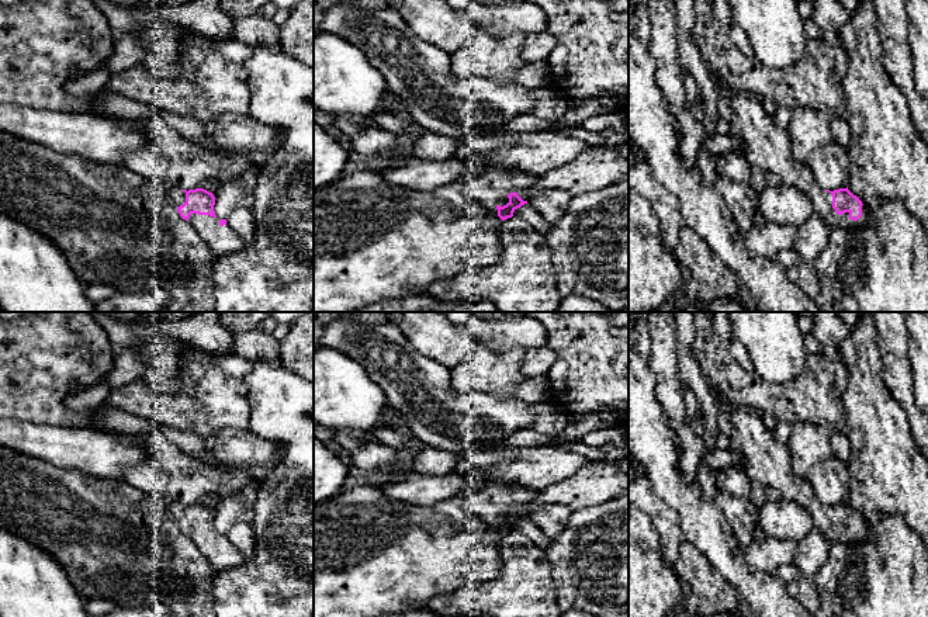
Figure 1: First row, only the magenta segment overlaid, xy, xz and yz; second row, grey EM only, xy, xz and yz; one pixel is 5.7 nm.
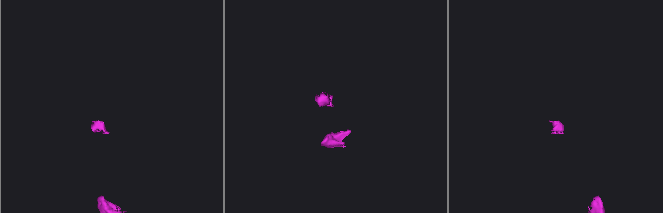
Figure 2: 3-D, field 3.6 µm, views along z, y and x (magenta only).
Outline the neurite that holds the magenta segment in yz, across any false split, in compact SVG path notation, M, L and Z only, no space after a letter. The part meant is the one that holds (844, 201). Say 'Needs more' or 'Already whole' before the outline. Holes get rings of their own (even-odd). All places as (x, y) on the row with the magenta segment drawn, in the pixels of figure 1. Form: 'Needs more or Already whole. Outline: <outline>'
Needs more. Outline: M713 77L718 91L720 118L728 122L730 134L741 145L752 166L776 174L780 183L790 184L807 194L814 212L828 229L861 228L868 225L868 211L848 187L824 190L814 178L807 163L797 162L790 153L786 129L769 117L762 104L726 89Z

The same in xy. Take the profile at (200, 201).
Needs more. Outline: M169 188L170 200L177 211L211 249L215 257L235 253L245 246L242 238L228 226L226 219L218 219L214 211L215 197L204 188Z

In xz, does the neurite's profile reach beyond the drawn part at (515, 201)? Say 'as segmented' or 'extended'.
extended

